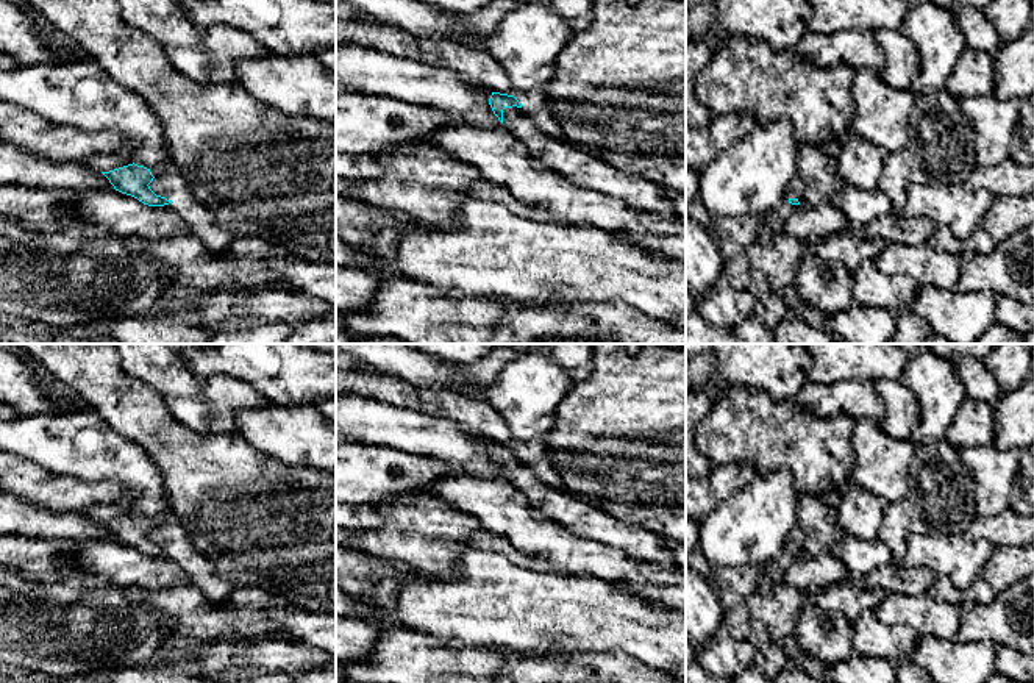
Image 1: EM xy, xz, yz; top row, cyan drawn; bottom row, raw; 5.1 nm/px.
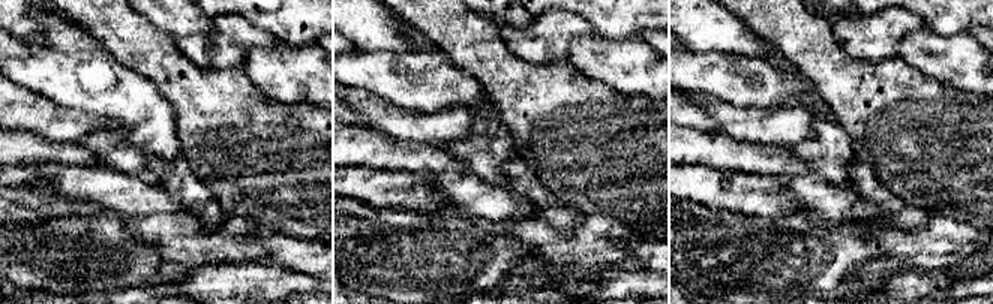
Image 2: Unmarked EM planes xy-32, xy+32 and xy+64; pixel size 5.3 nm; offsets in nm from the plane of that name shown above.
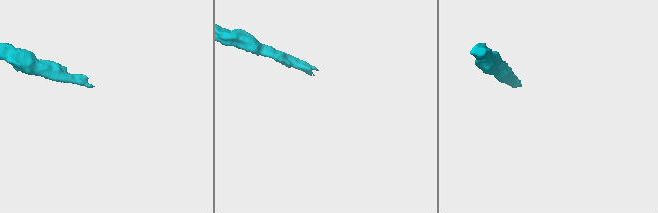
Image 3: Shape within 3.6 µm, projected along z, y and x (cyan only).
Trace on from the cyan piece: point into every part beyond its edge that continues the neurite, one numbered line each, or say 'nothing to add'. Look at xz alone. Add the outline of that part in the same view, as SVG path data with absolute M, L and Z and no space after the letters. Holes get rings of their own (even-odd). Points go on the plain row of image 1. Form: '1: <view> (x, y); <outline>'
1: xz (580, 516); M505 458L503 477L526 497L531 506L573 533L639 556L659 567L678 570L672 552L661 536L639 525L622 522L586 499L573 497L544 483L523 458Z

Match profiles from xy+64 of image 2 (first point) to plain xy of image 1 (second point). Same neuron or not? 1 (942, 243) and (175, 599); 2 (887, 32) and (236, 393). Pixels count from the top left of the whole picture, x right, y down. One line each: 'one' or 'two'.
1: one
2: one

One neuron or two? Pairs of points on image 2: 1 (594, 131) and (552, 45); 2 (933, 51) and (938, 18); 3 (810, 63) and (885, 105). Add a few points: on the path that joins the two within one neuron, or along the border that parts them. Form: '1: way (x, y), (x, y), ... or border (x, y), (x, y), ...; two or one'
1: border (566, 59), (557, 63), (530, 63), (524, 60); two
2: border (926, 27), (945, 36), (966, 33); two
3: way (828, 68), (846, 86), (867, 99); one

